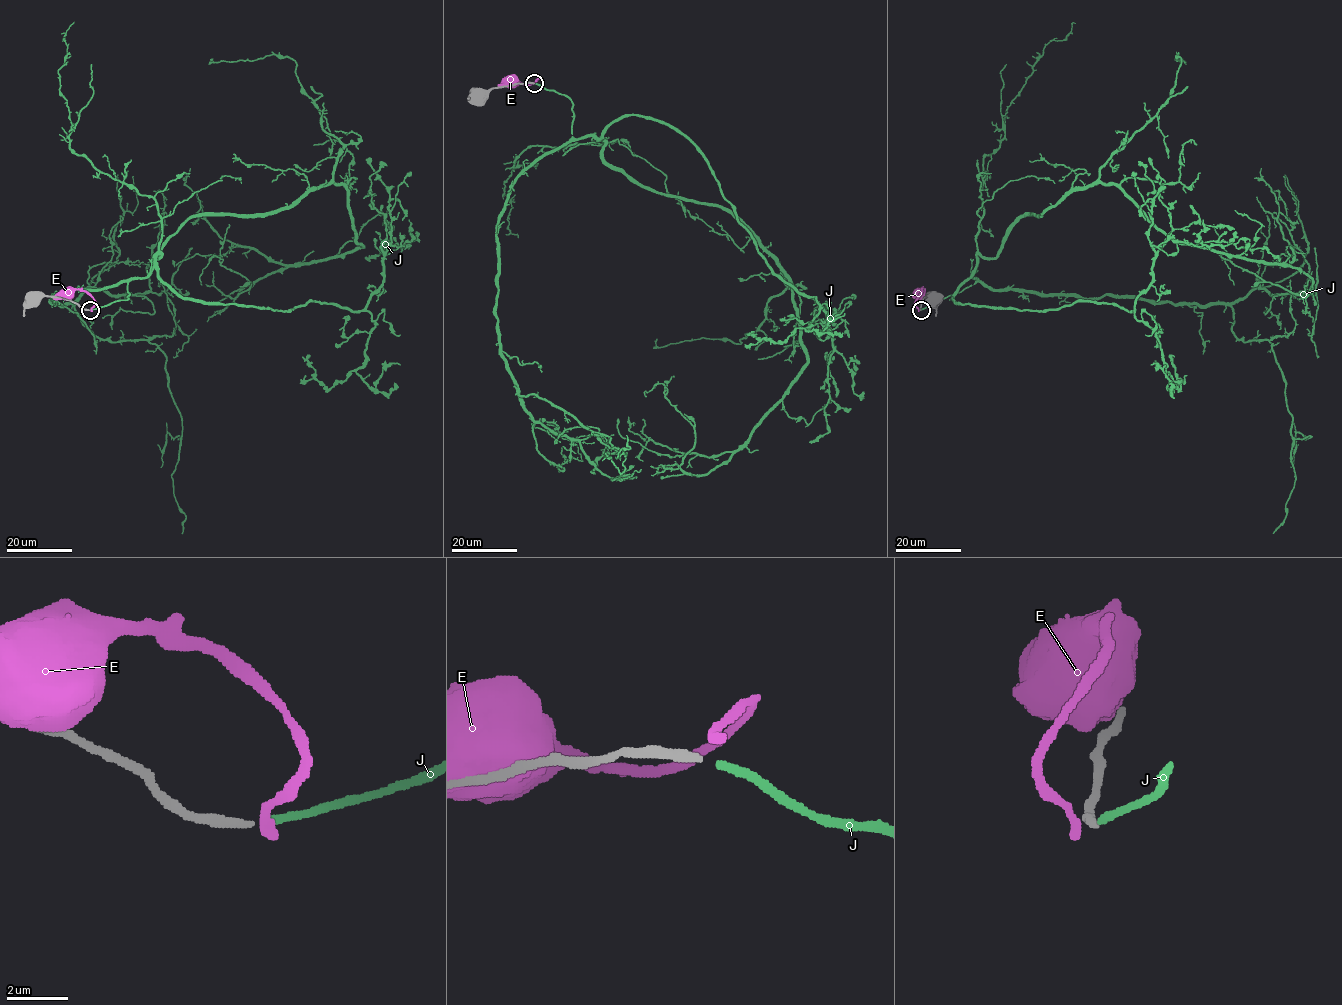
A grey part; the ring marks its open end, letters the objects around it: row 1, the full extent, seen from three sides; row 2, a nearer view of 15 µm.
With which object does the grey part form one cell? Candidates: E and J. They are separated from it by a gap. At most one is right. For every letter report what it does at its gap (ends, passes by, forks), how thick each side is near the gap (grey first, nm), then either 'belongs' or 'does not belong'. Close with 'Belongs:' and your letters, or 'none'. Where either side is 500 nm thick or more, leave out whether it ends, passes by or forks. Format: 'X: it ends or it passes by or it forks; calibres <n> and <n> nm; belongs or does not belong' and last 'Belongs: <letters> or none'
E: it ends; calibres 260 and 400 nm; does not belong
J: it ends; calibres 260 and 260 nm; belongs
Belongs: J

